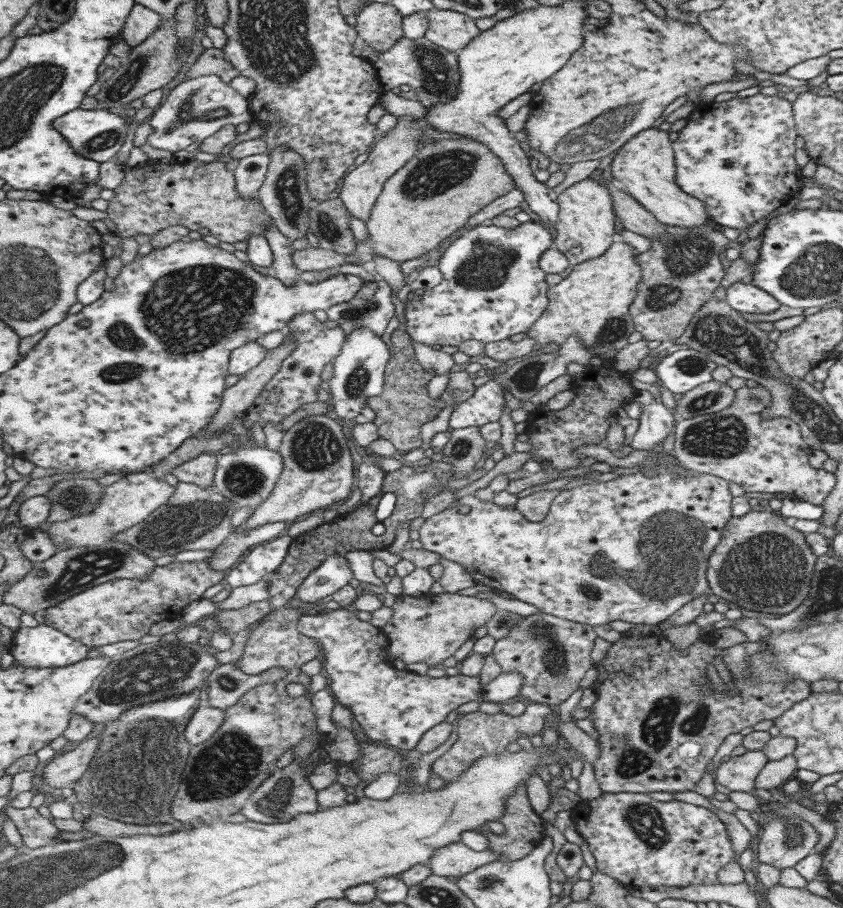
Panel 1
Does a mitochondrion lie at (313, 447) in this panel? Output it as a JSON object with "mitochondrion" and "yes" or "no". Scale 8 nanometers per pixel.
{"mitochondrion":"yes"}

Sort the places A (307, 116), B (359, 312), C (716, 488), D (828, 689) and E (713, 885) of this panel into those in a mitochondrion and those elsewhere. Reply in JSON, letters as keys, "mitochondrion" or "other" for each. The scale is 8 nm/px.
{"A":"other","B":"mitochondrion","C":"other","D":"other","E":"other"}

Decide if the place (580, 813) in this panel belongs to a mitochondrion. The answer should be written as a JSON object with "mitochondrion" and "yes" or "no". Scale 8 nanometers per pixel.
{"mitochondrion":"no"}

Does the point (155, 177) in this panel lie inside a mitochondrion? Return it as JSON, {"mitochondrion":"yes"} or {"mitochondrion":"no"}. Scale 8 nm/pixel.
{"mitochondrion":"no"}

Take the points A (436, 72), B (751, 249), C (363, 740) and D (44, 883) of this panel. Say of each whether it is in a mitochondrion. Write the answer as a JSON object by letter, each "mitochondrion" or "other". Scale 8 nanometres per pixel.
{"A":"mitochondrion","B":"other","C":"other","D":"mitochondrion"}

